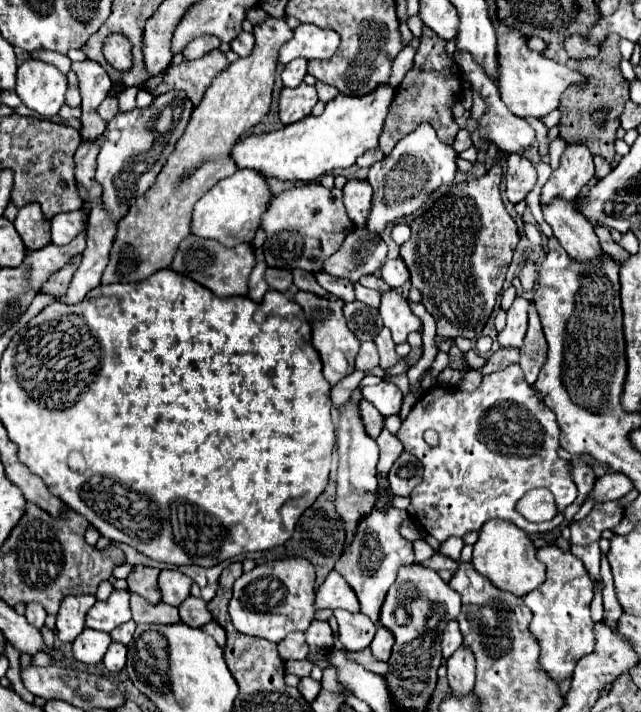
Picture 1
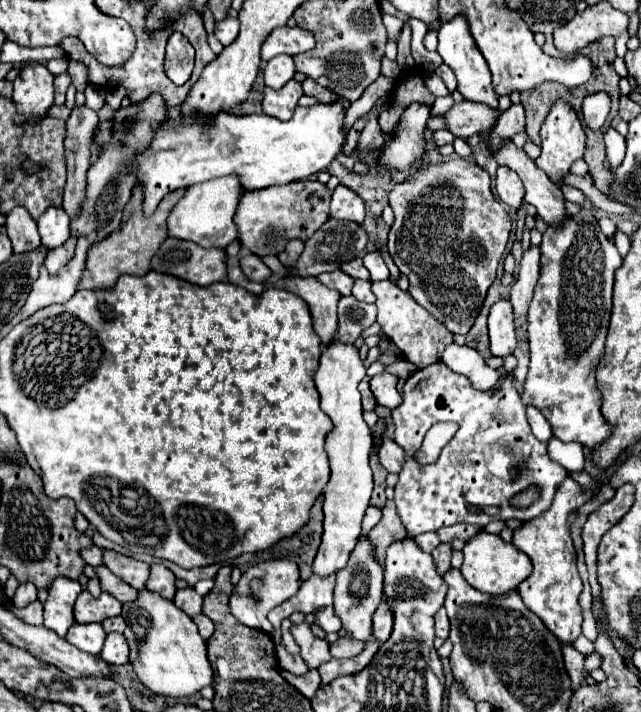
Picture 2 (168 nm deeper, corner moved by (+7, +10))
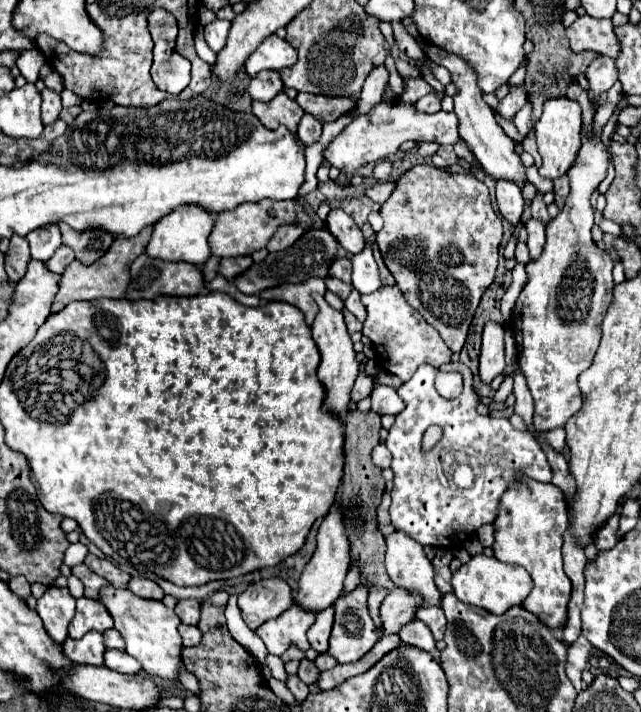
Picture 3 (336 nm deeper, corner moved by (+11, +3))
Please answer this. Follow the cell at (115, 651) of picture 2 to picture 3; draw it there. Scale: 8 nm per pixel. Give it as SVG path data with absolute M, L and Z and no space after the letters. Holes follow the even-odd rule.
M107 649L105 667L117 673L131 673L131 675L141 671L141 663L137 659L133 659L127 651L117 651L117 649Z

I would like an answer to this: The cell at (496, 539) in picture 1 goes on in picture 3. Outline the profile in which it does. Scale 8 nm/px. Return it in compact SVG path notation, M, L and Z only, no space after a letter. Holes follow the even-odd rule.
M475 555L471 557L469 563L465 563L457 573L453 573L453 593L457 595L457 599L461 599L467 605L485 609L493 615L503 615L507 609L521 605L525 601L525 597L529 595L533 581L531 575L519 567L519 565L507 565L497 561L495 557L487 557L487 555Z

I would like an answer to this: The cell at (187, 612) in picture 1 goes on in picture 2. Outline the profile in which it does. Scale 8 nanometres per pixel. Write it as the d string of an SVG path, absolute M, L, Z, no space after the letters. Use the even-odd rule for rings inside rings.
M183 588L183 590L177 590L175 598L173 598L175 606L181 608L185 614L189 614L191 618L201 614L201 608L203 608L203 598L193 590L193 588Z

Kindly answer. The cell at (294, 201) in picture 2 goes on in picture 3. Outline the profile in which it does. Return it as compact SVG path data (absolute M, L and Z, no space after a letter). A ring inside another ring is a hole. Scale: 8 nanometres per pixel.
M263 199L257 203L245 203L239 205L233 211L223 211L215 217L213 231L209 235L209 247L215 257L237 257L237 255L251 255L253 251L259 251L267 245L267 241L273 237L275 229L281 223L297 223L303 229L309 229L313 221L307 217L307 213L295 203L295 201L271 201Z

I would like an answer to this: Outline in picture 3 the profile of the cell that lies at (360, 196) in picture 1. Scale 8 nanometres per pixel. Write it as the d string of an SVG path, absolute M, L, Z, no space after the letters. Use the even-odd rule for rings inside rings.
M333 209L327 215L327 229L329 233L341 243L341 247L347 253L361 253L365 247L365 237L359 229L359 225L343 211L343 209Z

